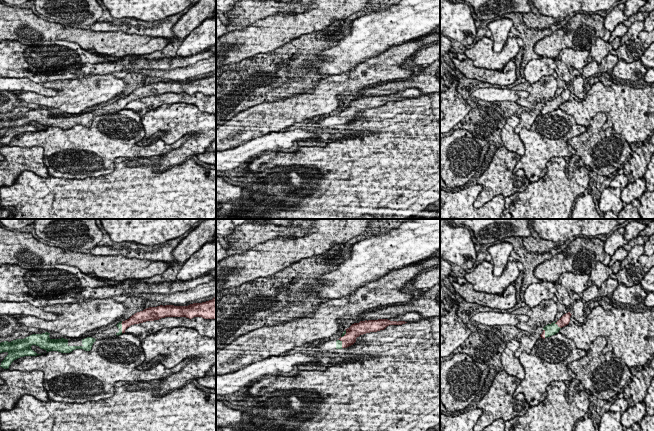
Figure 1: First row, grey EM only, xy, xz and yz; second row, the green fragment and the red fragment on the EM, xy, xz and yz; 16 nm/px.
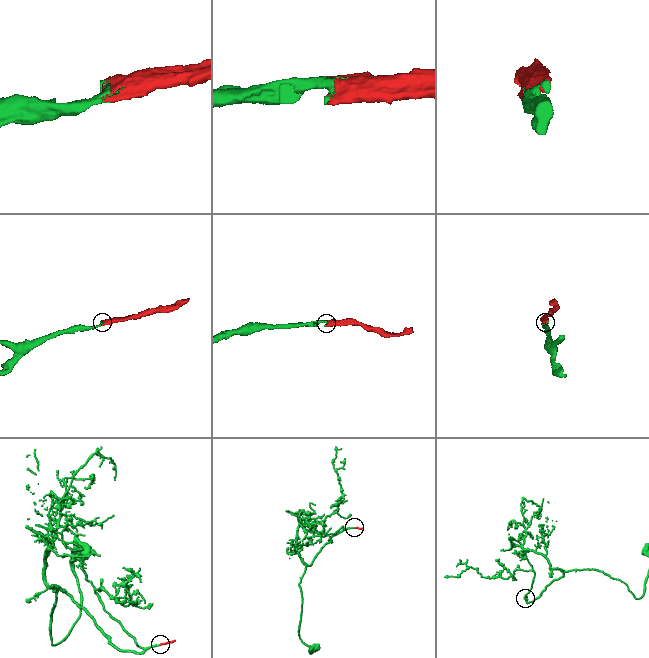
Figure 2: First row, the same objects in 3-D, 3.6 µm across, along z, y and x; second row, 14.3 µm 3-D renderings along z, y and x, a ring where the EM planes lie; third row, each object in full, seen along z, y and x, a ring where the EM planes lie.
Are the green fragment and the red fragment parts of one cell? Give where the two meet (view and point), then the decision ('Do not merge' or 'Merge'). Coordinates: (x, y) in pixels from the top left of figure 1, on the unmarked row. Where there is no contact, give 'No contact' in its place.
Touches green at yz (557, 101). Merge

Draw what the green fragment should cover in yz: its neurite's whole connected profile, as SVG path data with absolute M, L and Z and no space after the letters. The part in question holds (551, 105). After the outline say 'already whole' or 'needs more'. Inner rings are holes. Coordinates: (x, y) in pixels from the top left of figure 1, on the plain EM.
M568 88L568 89L564 90L558 97L555 97L553 99L546 101L543 104L542 110L540 111L541 114L545 115L547 113L550 113L550 112L558 109L562 103L569 100L571 91L572 90L570 88Z; needs more

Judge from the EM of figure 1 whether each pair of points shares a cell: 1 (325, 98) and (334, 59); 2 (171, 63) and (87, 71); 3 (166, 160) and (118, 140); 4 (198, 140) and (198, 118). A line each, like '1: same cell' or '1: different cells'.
1: different cells
2: same cell
3: different cells
4: same cell

